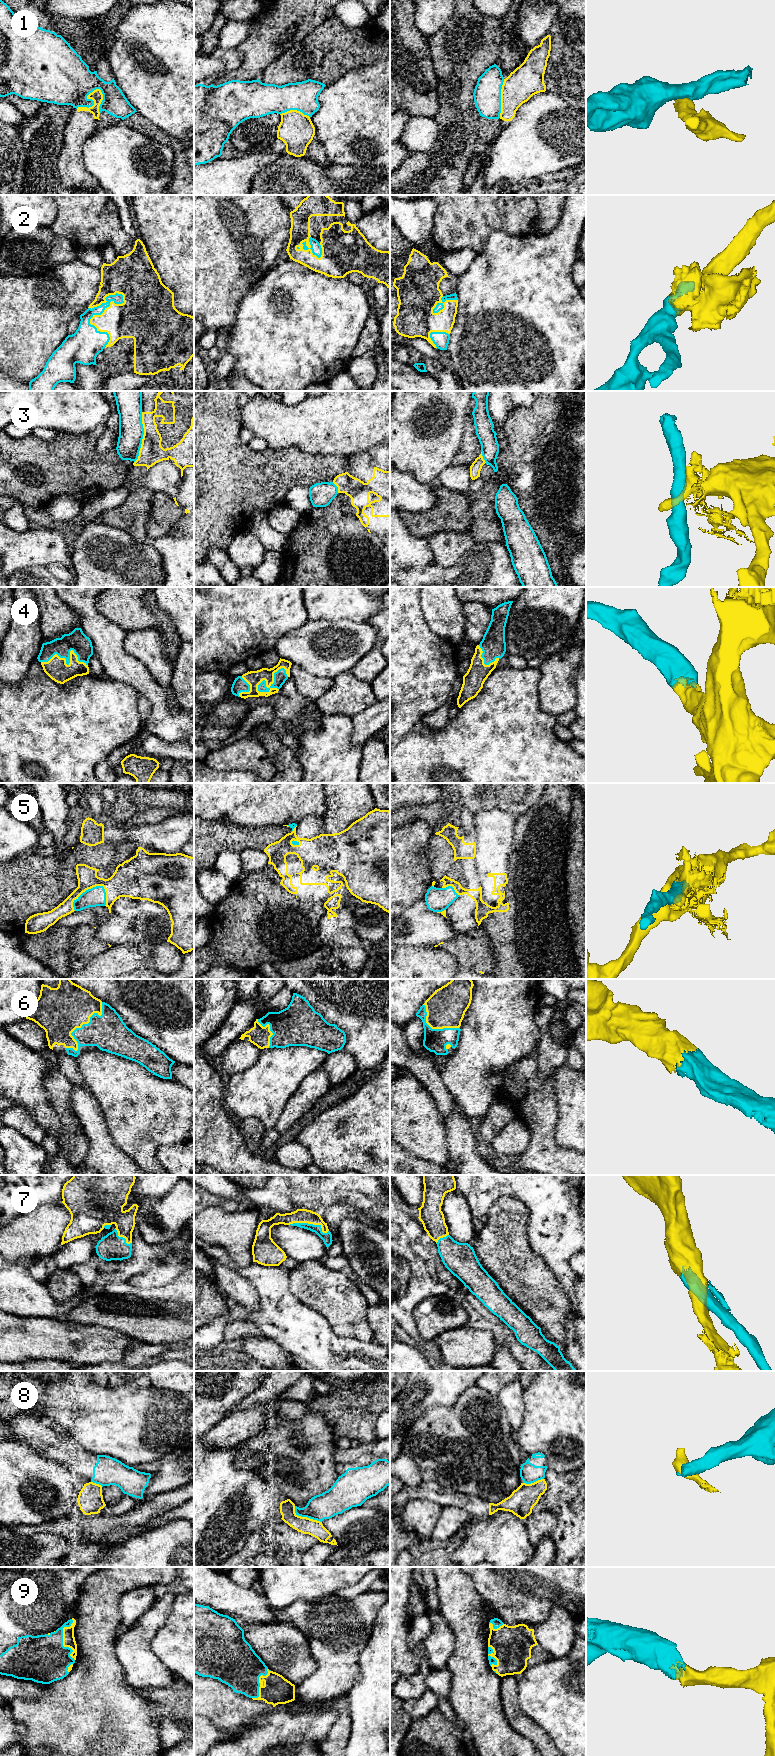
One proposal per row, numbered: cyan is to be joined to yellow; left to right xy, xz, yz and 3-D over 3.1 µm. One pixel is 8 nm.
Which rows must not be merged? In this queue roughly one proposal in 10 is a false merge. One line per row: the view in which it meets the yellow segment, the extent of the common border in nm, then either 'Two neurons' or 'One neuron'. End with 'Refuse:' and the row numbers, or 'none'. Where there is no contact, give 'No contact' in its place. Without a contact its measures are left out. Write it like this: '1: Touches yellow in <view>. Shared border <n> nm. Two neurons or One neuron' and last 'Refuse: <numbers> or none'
1: Touches yellow in xy. Shared border 260 nm. Two neurons
2: Touches yellow in xy. Shared border 460 nm. One neuron
3: Touches yellow in xy. Shared border 420 nm. Two neurons
4: Touches yellow in xz. Shared border 280 nm. One neuron
5: Touches yellow in xy. Shared border 320 nm. One neuron
6: Touches yellow in xy. Shared border 480 nm. One neuron
7: Touches yellow in xz. Shared border 320 nm. One neuron
8: Touches yellow in xz. Shared border 260 nm. Two neurons
9: Touches yellow in xy. Shared border 340 nm. One neuron
Refuse: 1, 3, 8

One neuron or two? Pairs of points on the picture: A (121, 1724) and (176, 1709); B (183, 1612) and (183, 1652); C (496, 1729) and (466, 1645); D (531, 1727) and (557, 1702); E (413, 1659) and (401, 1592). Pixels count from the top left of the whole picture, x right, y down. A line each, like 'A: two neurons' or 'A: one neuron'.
A: two neurons
B: one neuron
C: one neuron
D: two neurons
E: one neuron

